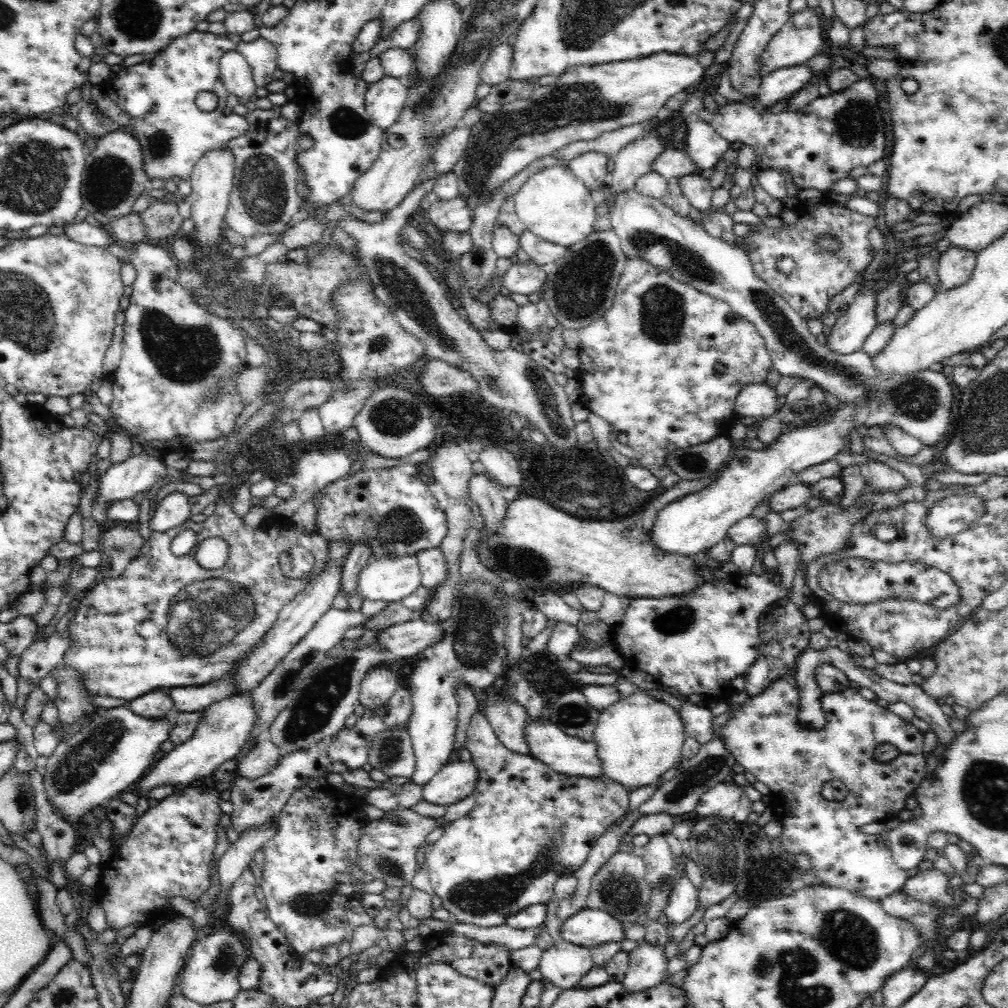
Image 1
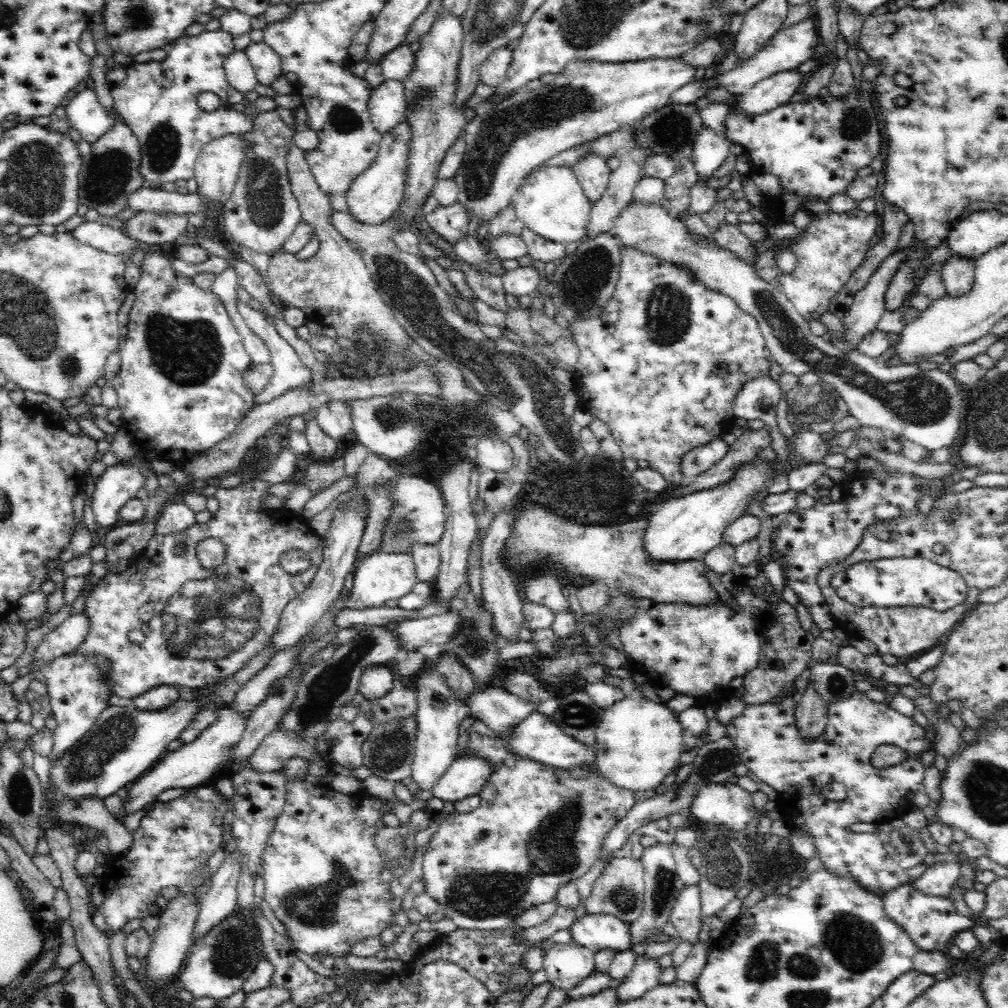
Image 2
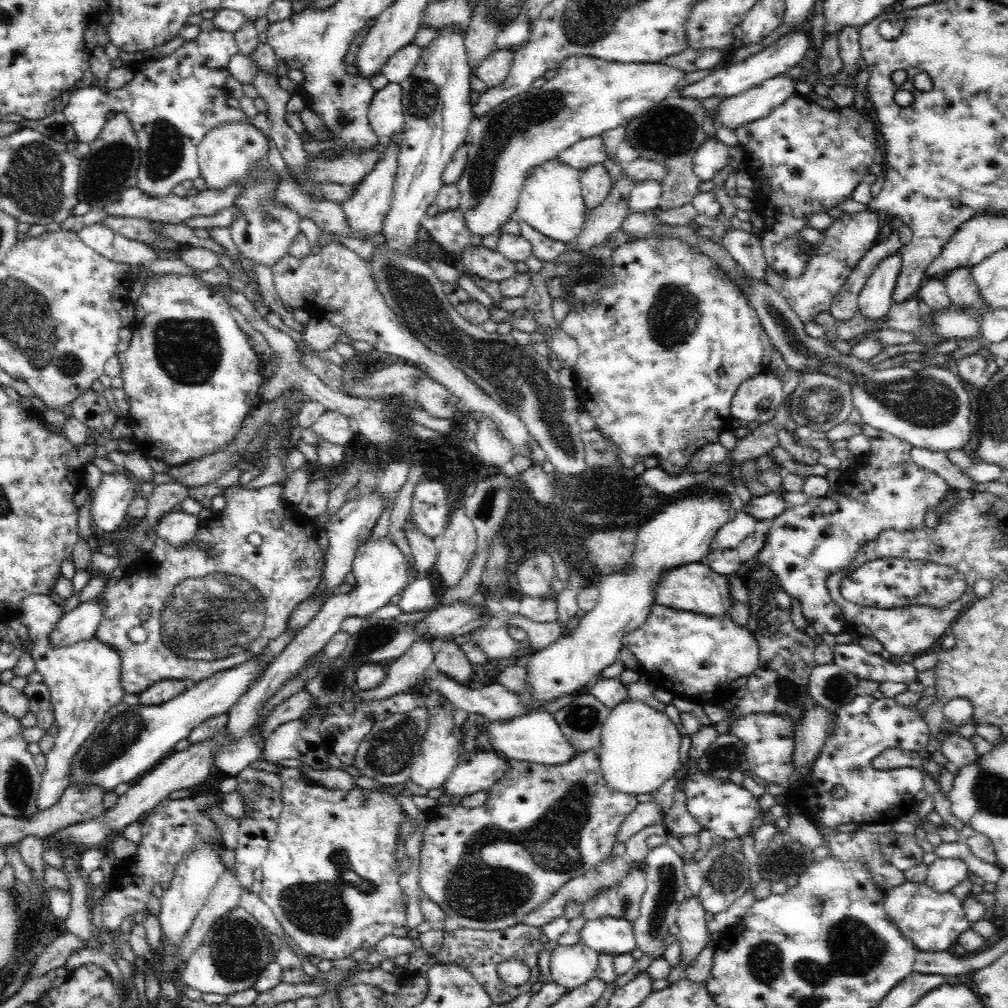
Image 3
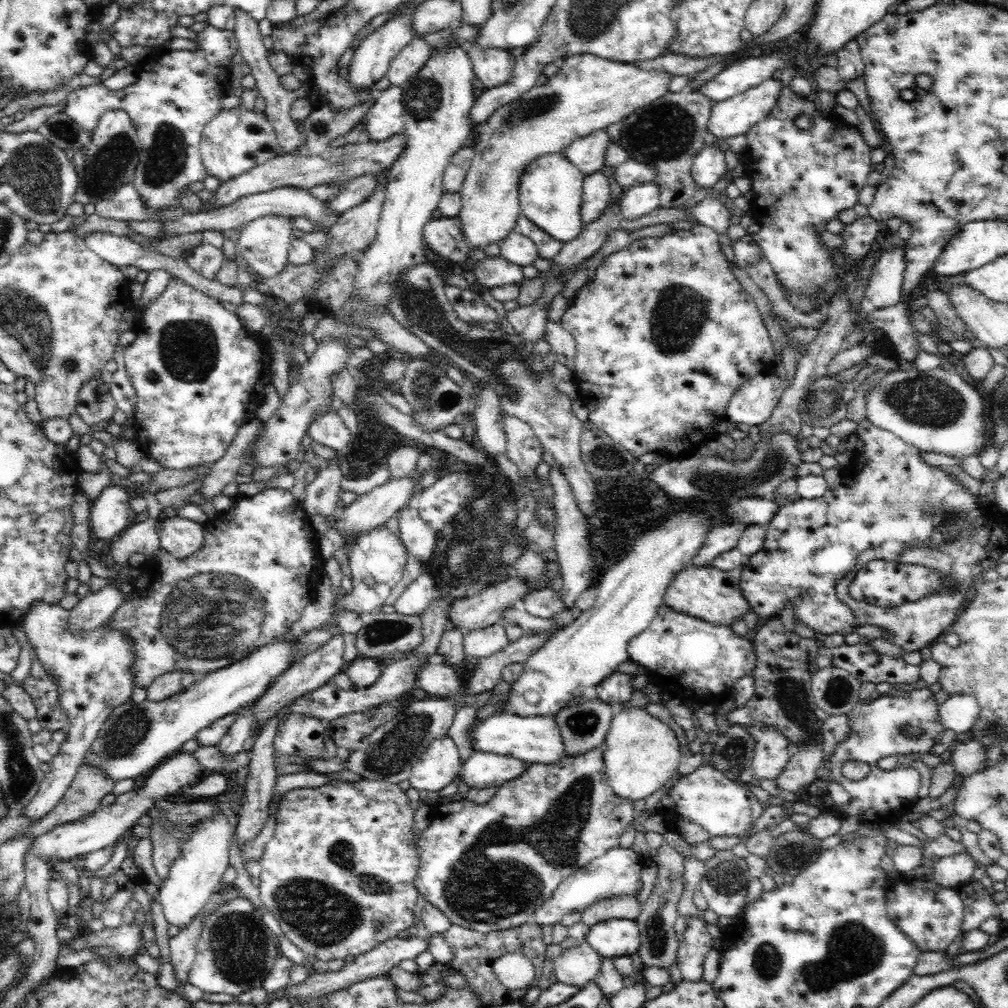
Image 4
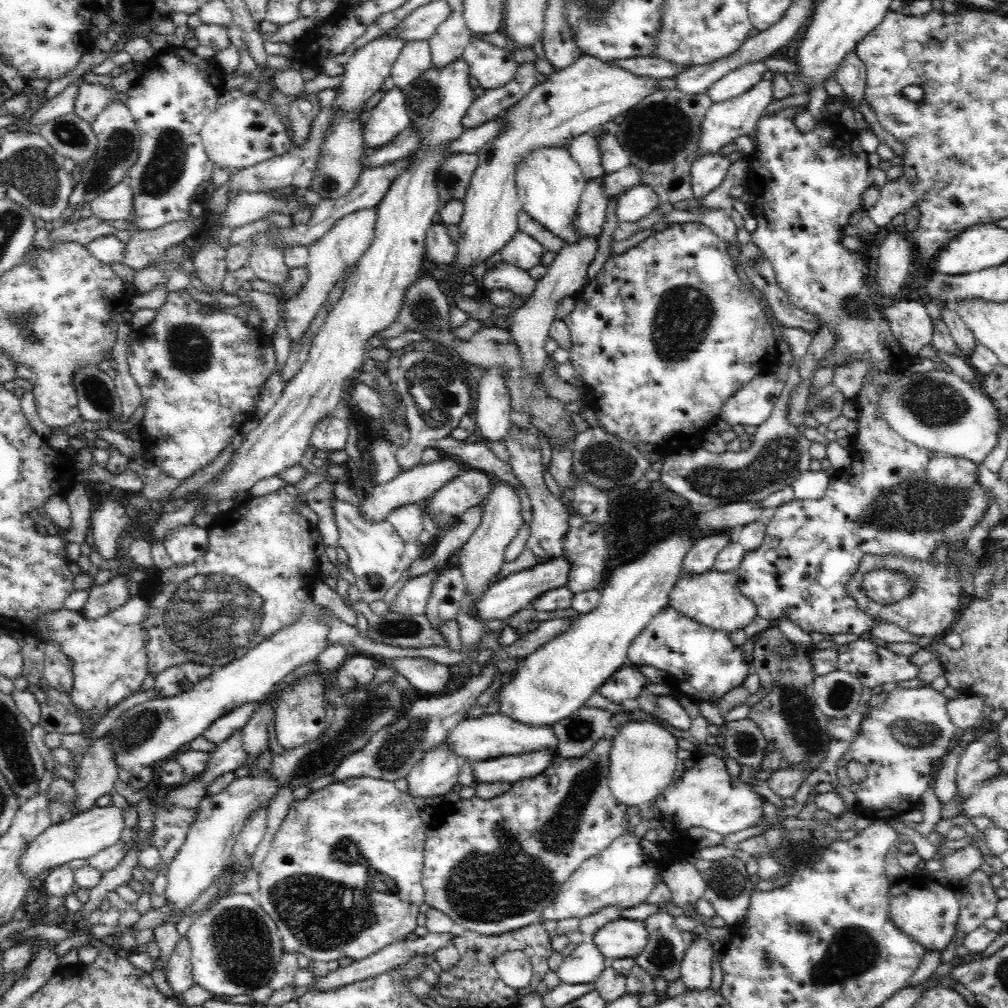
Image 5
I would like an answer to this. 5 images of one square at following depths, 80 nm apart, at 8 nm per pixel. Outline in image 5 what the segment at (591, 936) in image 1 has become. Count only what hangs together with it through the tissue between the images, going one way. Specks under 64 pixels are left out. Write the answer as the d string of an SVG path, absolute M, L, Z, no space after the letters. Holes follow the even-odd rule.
M620 917L598 928L591 940L605 959L635 958L646 946L646 927L642 921Z

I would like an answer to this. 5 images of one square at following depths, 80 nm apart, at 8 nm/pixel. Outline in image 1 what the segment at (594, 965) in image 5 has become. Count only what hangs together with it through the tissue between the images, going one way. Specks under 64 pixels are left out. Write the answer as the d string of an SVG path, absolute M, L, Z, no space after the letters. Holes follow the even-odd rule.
M564 940L543 950L538 964L543 977L563 989L577 986L592 966L594 963L590 948Z

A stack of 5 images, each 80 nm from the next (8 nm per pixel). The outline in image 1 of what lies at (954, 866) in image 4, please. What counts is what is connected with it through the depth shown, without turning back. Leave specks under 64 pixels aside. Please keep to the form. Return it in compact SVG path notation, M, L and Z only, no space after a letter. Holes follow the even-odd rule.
M934 868L924 872L917 872L908 877L902 884L900 891L912 899L922 903L941 903L953 905L956 902L948 895L948 880L942 872Z

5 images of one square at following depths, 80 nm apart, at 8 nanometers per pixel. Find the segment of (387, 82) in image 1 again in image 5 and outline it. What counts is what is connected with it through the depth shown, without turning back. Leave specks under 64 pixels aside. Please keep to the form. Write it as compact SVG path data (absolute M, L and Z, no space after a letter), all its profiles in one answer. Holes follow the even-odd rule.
M395 86L384 91L378 105L371 110L370 119L363 129L363 138L368 147L381 148L393 142L410 126L403 89Z

